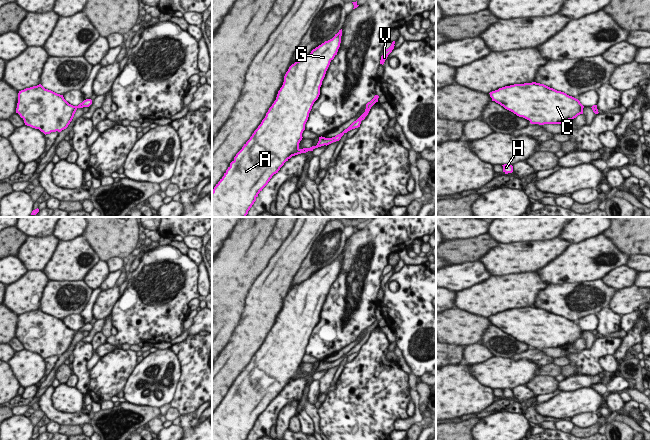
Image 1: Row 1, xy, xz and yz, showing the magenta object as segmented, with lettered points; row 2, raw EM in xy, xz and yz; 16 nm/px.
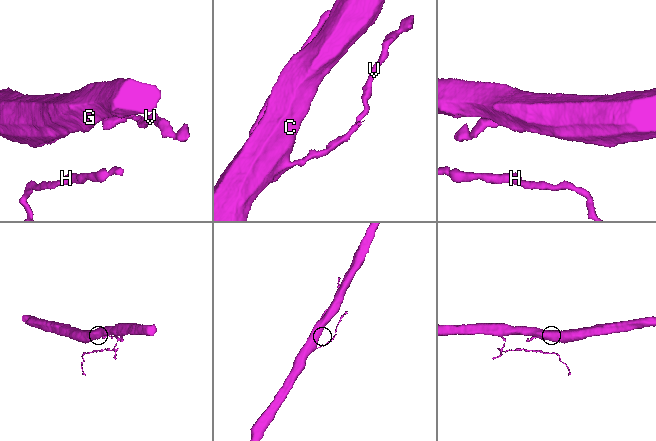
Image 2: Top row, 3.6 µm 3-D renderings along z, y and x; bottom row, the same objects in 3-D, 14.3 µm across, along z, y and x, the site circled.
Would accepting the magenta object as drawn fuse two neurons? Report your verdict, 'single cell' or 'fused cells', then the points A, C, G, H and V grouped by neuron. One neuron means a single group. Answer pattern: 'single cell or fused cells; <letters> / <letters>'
single cell; A C G H V

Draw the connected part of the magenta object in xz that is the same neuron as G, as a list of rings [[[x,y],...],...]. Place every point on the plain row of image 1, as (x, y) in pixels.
[[[342,253],[335,260],[322,267],[292,288],[284,300],[284,306],[278,315],[276,324],[269,332],[265,342],[254,355],[250,363],[236,378],[234,384],[212,415],[212,441],[246,441],[256,425],[258,418],[268,408],[272,400],[280,394],[292,380],[313,375],[315,372],[339,365],[348,355],[360,351],[361,345],[368,339],[371,331],[378,326],[378,319],[366,328],[365,336],[342,357],[332,362],[319,361],[316,370],[299,372],[302,357],[314,326],[320,319],[320,311],[330,286],[337,279],[341,267]]]

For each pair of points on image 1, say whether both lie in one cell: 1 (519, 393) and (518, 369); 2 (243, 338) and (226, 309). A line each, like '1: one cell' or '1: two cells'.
1: two cells
2: two cells

